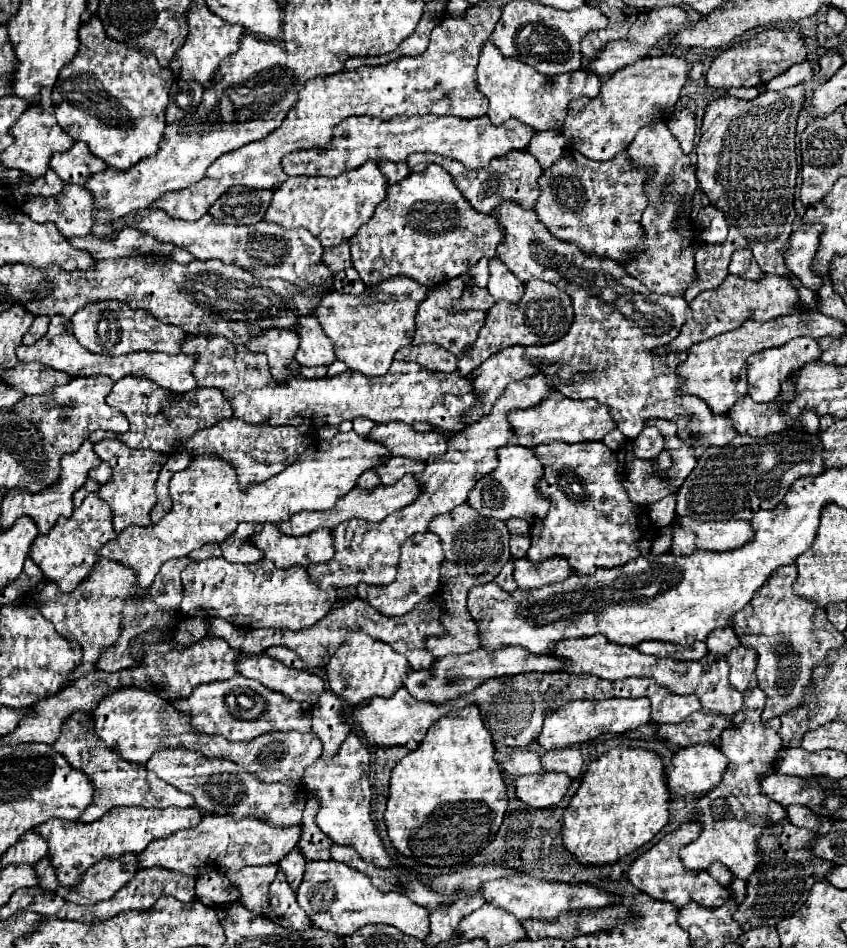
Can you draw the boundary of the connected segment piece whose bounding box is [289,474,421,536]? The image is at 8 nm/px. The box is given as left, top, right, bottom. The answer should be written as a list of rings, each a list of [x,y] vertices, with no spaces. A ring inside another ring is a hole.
[[[407,474],[403,476],[397,484],[393,486],[377,486],[377,488],[371,488],[371,490],[361,490],[361,488],[353,488],[349,494],[341,496],[333,508],[329,510],[317,510],[317,512],[299,512],[297,516],[291,516],[289,524],[291,524],[291,530],[293,530],[293,536],[301,536],[301,534],[309,534],[317,528],[335,528],[337,524],[349,520],[349,518],[363,518],[363,520],[369,520],[369,522],[379,522],[383,520],[387,514],[395,512],[395,510],[401,510],[403,506],[411,504],[413,500],[417,500],[417,496],[421,494],[421,484],[415,480],[413,474]]]

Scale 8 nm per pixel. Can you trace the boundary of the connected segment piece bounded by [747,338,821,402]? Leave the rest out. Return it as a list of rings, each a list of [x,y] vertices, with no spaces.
[[[797,338],[791,340],[789,344],[781,346],[781,348],[773,348],[773,350],[763,350],[757,352],[753,356],[749,356],[747,360],[747,382],[749,382],[749,396],[755,402],[771,402],[773,398],[777,398],[781,382],[799,366],[817,360],[817,356],[821,354],[821,348],[817,346],[817,340],[809,340],[809,338]]]

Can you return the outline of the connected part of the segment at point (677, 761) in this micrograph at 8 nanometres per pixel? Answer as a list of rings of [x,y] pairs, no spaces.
[[[693,744],[679,748],[667,772],[669,790],[675,796],[703,796],[713,790],[729,766],[729,760],[715,744]]]

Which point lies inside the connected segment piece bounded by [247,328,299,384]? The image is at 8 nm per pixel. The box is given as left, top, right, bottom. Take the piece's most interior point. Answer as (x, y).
(280, 346)

